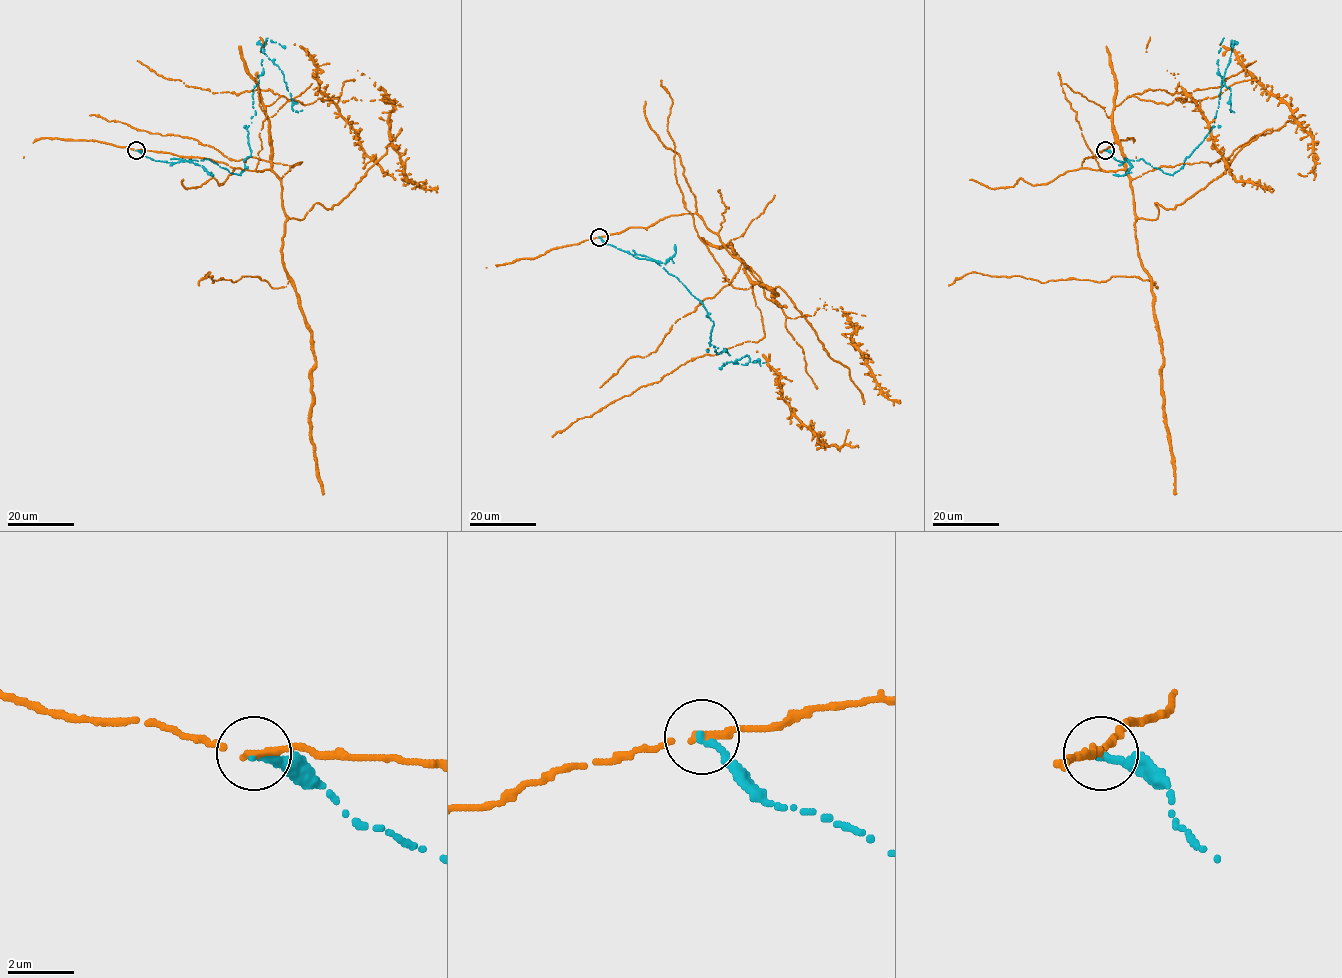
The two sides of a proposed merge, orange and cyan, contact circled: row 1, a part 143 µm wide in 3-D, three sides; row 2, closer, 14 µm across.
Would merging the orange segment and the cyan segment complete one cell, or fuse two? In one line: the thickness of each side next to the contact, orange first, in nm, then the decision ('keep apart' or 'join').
calibres 200 and 220 nm; keep apart

